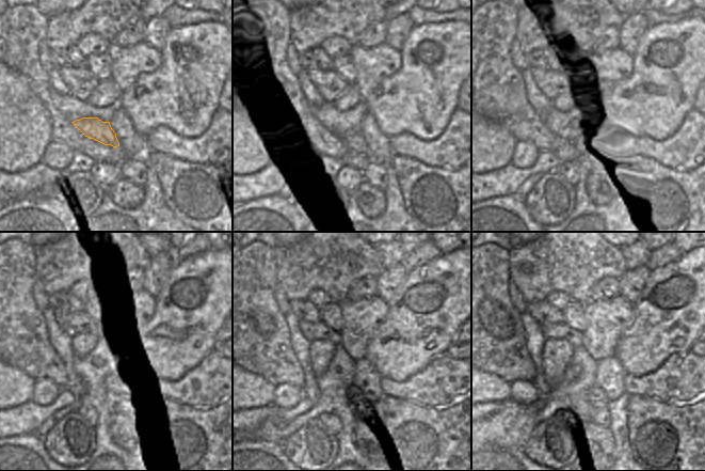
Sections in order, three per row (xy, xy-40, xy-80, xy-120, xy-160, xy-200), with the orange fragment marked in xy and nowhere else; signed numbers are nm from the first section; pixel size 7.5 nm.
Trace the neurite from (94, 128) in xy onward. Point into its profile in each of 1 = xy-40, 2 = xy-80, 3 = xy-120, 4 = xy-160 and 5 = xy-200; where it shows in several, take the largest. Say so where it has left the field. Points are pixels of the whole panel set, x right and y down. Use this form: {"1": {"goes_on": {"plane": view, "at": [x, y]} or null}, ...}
{"1": {"goes_on": {"plane": "xy-40", "at": [353, 139]}}, "2": {"goes_on": {"plane": "xy-80", "at": [595, 143]}}, "3": {"goes_on": {"plane": "xy-120", "at": [112, 385]}}, "4": {"goes_on": {"plane": "xy-160", "at": [353, 391]}}, "5": {"goes_on": {"plane": "xy-200", "at": [596, 396]}}}

